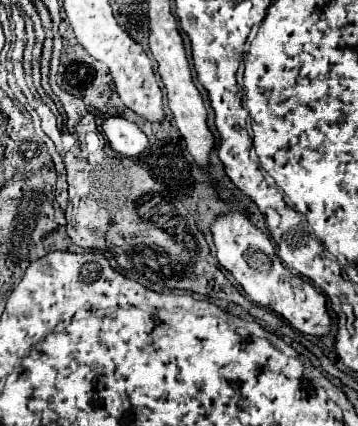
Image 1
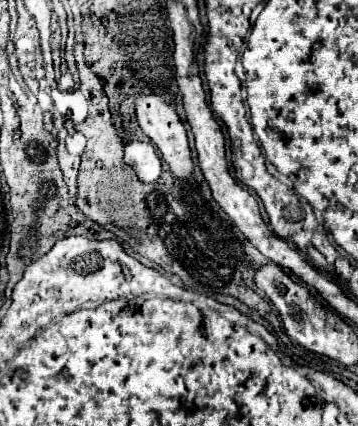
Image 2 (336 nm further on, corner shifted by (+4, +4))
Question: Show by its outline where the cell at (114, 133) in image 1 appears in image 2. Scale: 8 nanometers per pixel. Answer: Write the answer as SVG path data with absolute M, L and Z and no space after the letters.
M131 141L125 145L125 163L129 163L145 183L155 183L161 175L161 159L153 145L145 141Z

